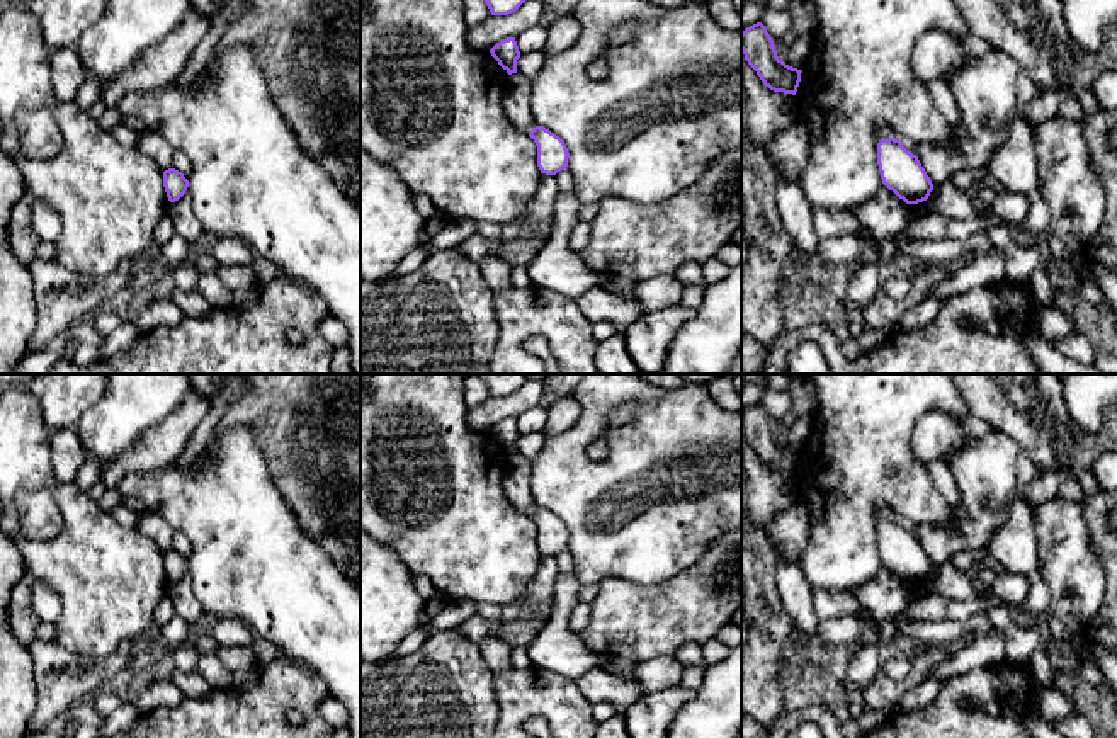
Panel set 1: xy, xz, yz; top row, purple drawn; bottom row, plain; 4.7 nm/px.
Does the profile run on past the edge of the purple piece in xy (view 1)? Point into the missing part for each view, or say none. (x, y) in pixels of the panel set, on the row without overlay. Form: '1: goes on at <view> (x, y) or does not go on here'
1: does not go on here

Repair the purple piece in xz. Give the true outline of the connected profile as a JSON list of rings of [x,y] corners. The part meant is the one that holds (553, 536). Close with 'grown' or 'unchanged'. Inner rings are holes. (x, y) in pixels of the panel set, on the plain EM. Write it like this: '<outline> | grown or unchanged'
[[[536,507],[529,517],[537,527],[537,548],[541,554],[556,556],[568,548],[568,529],[564,522],[542,507]]] | unchanged

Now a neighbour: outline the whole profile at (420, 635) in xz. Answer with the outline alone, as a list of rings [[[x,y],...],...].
[[[425,626],[417,627],[398,644],[393,656],[405,656],[417,651],[428,639],[428,636],[430,633]]]

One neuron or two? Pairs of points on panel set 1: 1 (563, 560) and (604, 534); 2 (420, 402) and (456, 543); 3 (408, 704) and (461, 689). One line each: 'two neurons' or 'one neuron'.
1: two neurons
2: one neuron
3: one neuron

